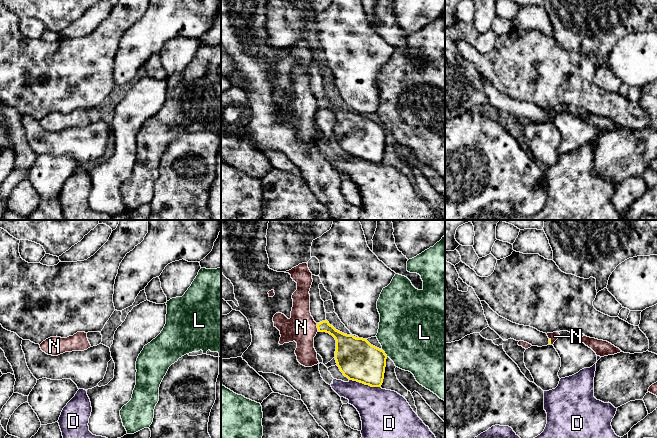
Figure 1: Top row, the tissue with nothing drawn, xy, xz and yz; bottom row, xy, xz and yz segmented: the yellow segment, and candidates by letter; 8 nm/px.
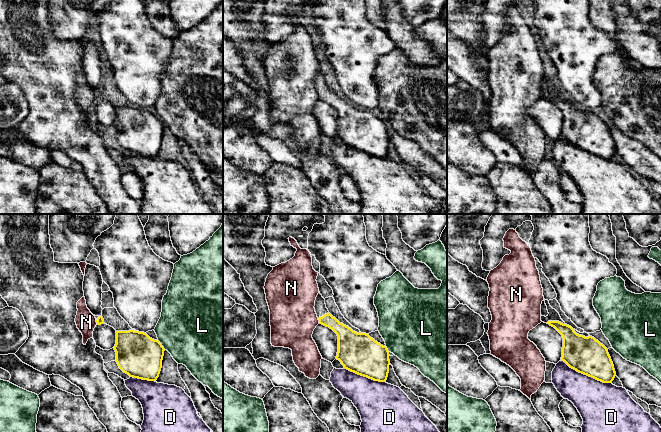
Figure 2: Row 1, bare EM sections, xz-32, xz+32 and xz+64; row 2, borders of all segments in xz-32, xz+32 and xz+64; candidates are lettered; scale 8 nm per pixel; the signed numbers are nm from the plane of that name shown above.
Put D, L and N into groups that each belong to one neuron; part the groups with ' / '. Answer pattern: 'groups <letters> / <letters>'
groups D / L / N

